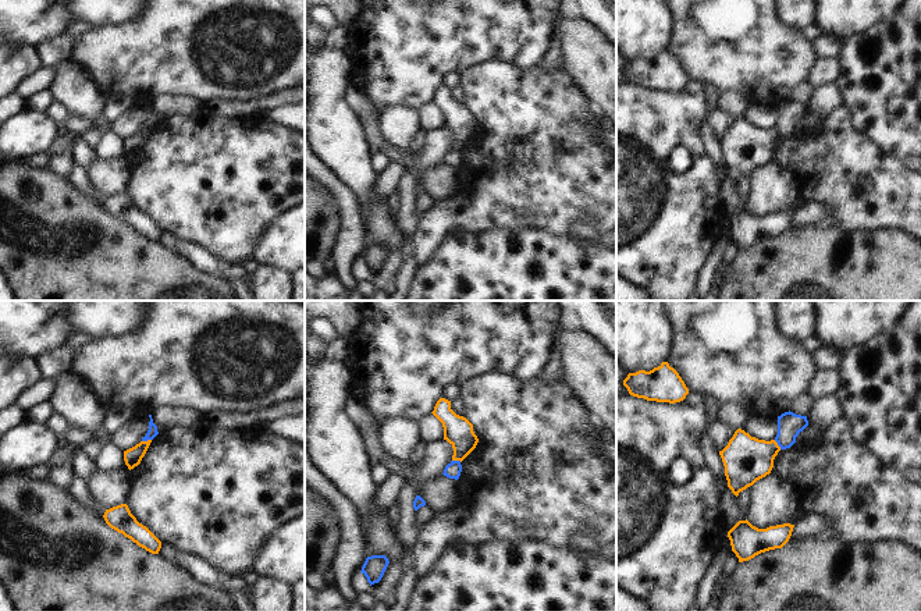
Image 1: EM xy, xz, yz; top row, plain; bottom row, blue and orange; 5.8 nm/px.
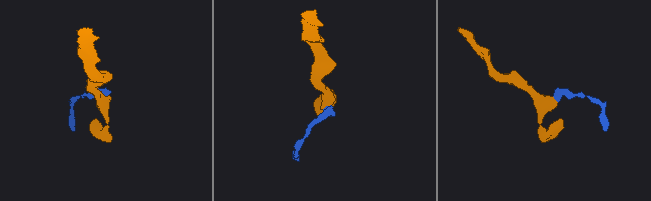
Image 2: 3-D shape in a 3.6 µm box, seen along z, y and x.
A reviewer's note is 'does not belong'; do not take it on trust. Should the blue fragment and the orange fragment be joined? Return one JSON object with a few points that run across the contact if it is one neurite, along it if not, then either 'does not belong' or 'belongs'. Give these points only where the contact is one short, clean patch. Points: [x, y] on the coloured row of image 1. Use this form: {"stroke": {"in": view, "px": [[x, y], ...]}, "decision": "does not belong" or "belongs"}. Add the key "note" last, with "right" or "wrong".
{"stroke": {"in": "xy", "px": [[150, 439], [142, 441]]}, "decision": "does not belong", "note": "right"}

